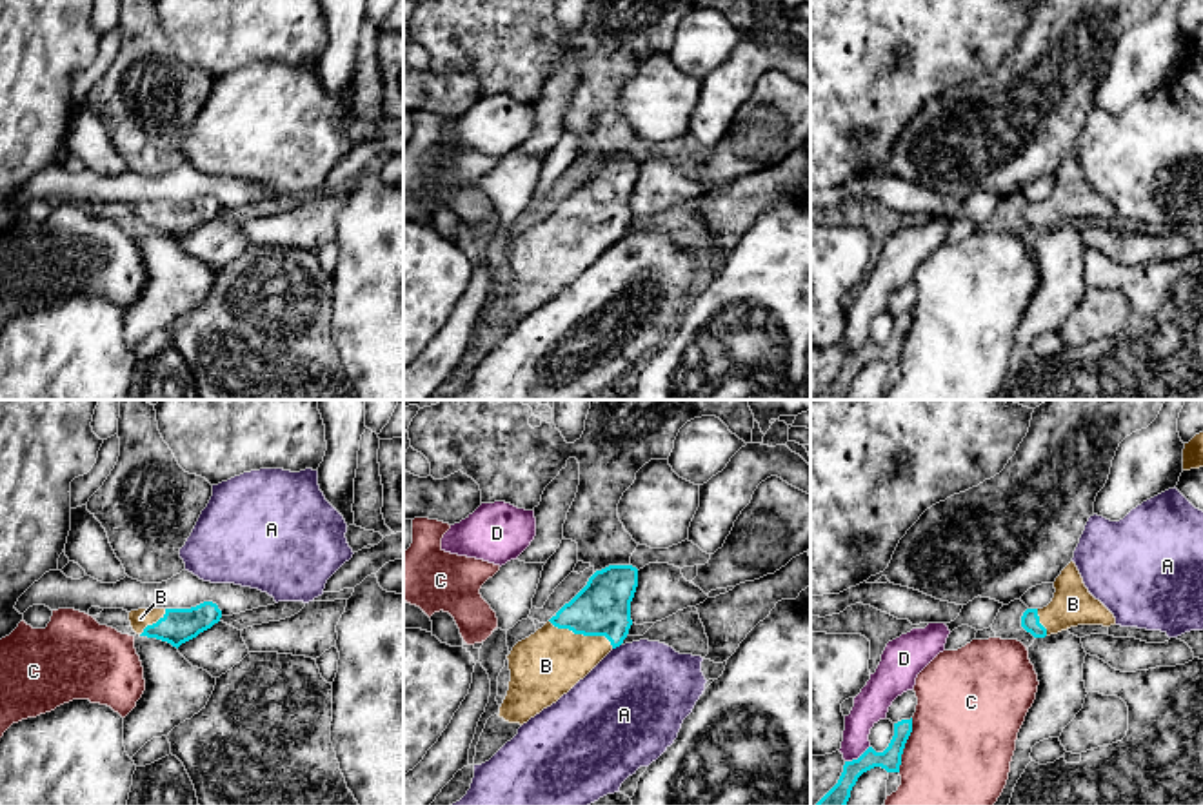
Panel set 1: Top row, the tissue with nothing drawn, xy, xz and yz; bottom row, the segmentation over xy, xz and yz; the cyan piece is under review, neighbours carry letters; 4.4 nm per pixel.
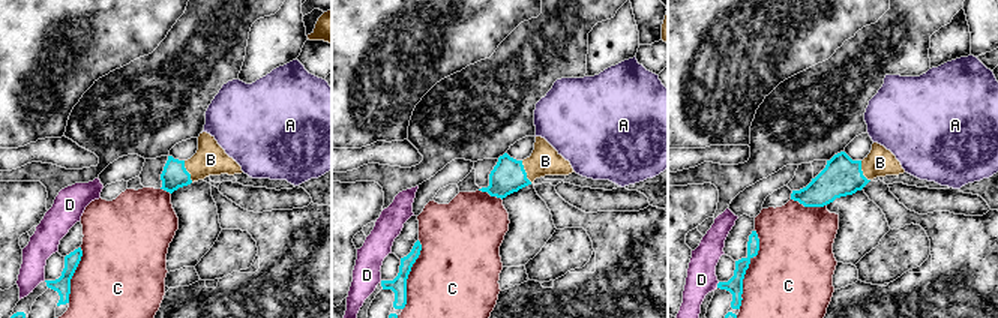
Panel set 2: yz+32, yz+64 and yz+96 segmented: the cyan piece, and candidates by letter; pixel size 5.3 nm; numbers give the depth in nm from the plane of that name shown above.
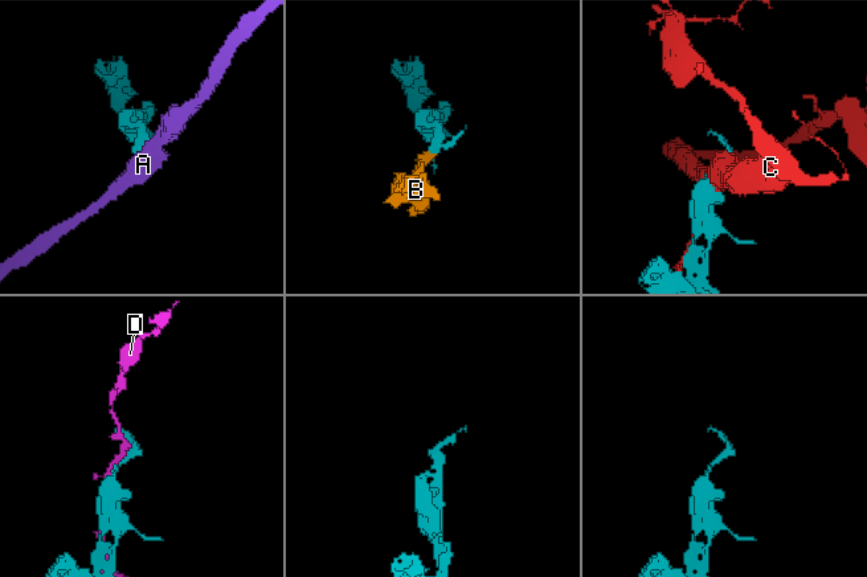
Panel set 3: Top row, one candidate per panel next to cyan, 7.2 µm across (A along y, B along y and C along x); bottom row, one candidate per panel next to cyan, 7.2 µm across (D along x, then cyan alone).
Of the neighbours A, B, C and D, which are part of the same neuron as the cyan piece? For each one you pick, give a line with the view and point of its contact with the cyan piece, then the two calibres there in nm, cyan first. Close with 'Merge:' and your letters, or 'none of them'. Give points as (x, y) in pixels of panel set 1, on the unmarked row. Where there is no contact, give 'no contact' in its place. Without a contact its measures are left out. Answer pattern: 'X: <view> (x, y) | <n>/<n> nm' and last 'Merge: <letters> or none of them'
B: xz (582, 226) | 240/300 nm
Merge: B

